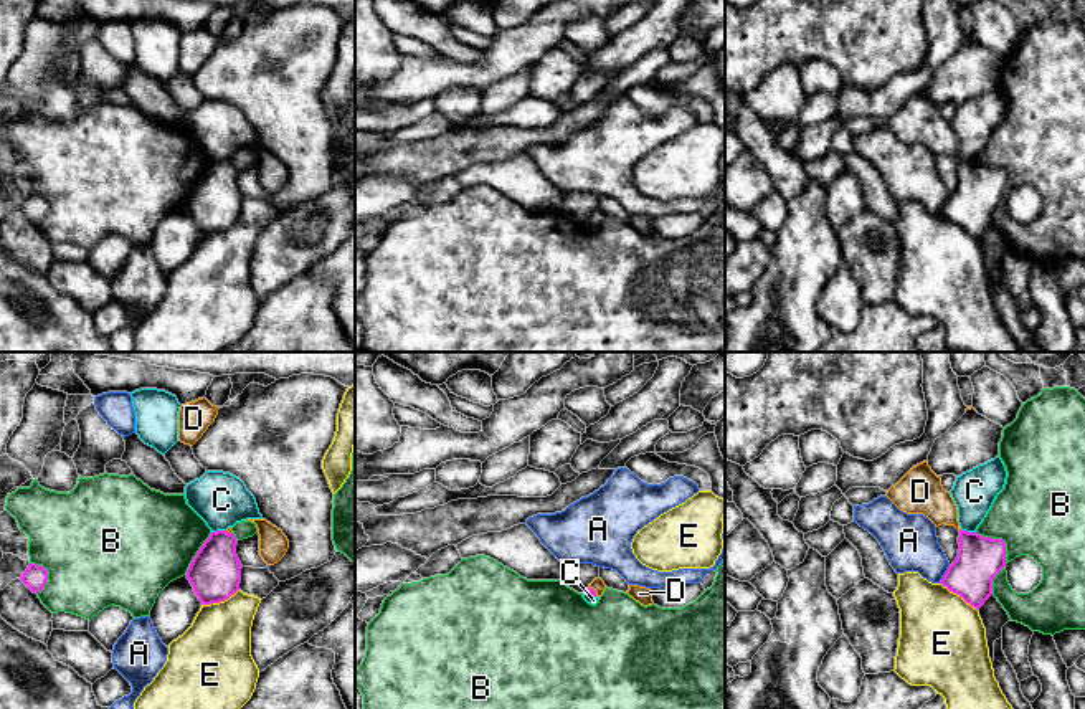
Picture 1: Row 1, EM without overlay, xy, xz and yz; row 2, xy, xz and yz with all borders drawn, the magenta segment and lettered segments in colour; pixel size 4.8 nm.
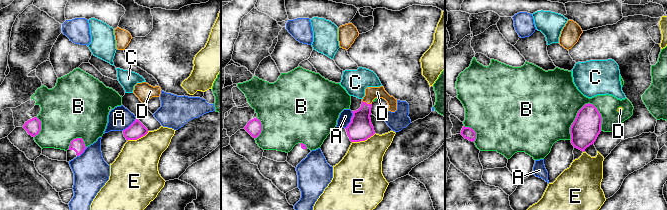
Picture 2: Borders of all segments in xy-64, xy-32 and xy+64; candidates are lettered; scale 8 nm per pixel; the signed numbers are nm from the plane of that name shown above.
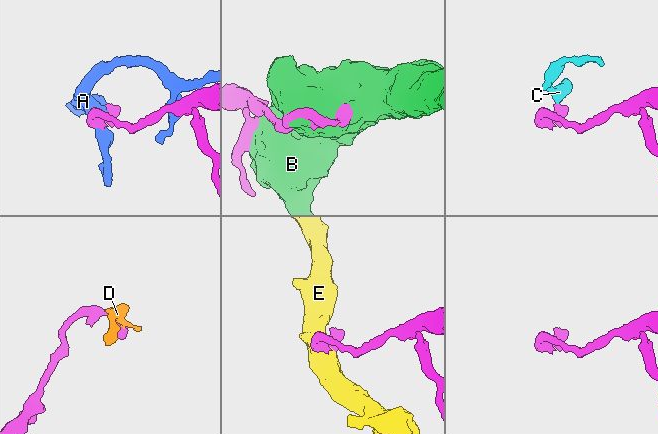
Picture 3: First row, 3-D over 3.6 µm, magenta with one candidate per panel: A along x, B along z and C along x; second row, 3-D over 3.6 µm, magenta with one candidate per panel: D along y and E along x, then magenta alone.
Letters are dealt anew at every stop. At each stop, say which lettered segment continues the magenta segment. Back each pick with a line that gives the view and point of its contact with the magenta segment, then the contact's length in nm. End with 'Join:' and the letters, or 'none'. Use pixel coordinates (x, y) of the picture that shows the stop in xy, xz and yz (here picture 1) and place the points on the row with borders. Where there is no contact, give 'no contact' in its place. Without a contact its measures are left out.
D: meets magenta in xz at (593, 590); contact 60 nm long
Join: D

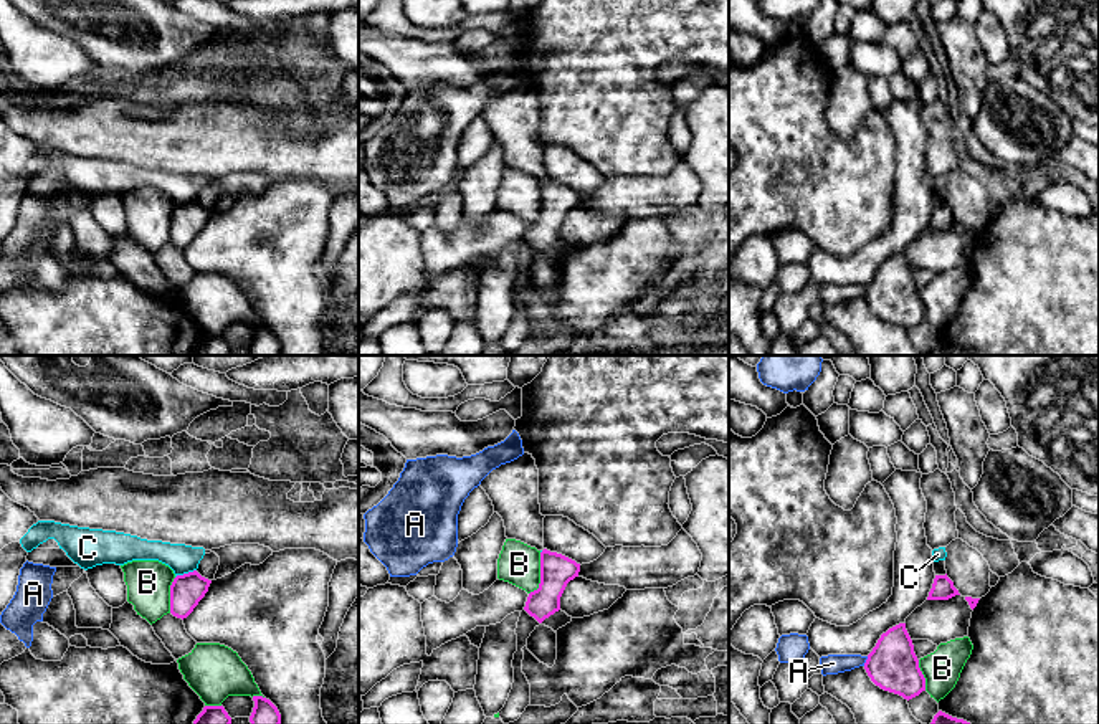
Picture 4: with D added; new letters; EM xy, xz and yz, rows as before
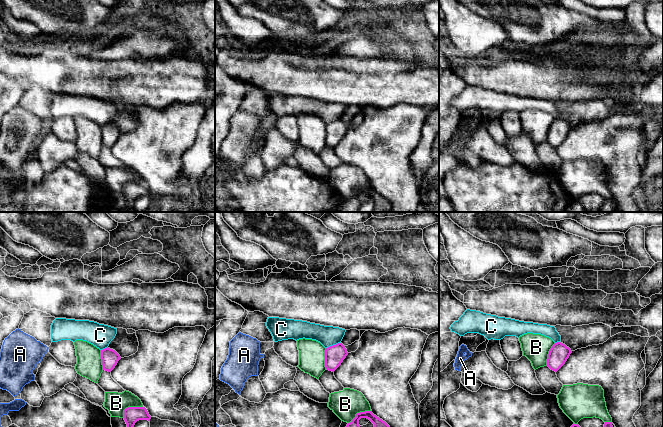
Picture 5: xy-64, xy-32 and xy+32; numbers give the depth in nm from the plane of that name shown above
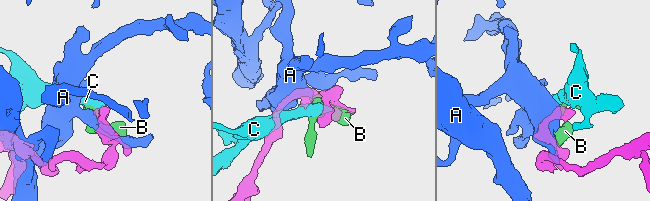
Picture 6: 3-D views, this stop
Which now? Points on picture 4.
Join: none

